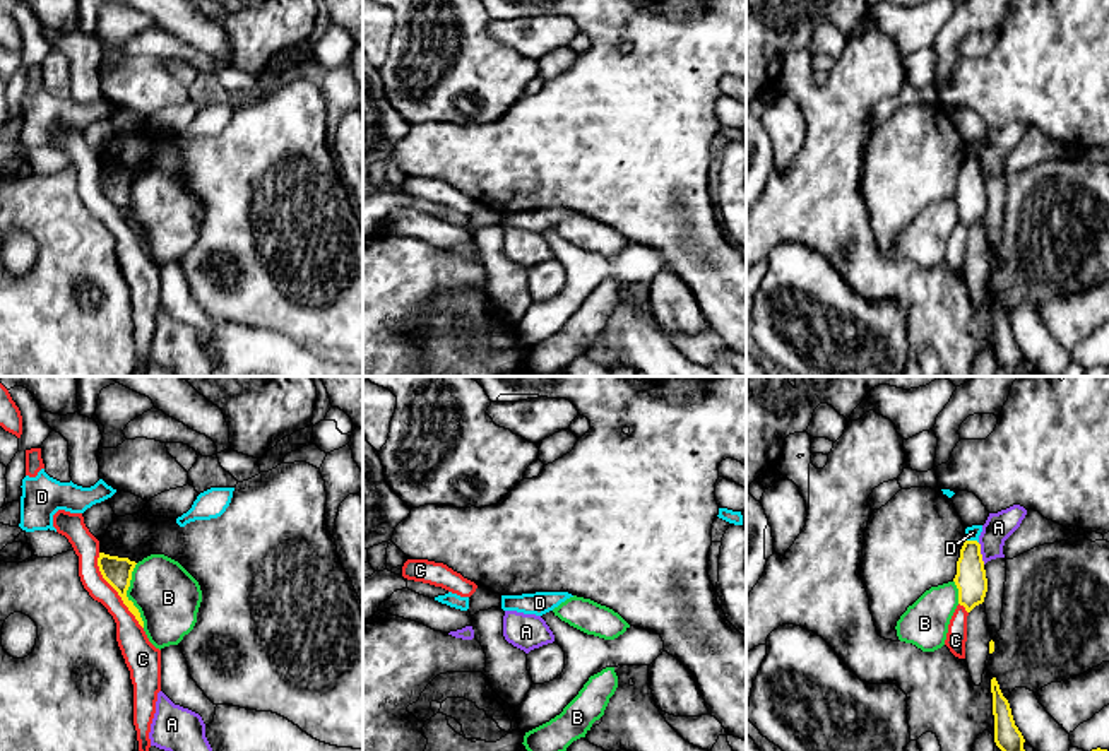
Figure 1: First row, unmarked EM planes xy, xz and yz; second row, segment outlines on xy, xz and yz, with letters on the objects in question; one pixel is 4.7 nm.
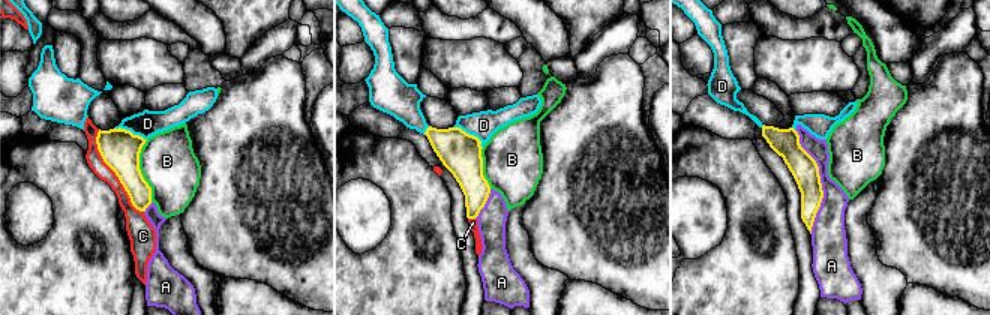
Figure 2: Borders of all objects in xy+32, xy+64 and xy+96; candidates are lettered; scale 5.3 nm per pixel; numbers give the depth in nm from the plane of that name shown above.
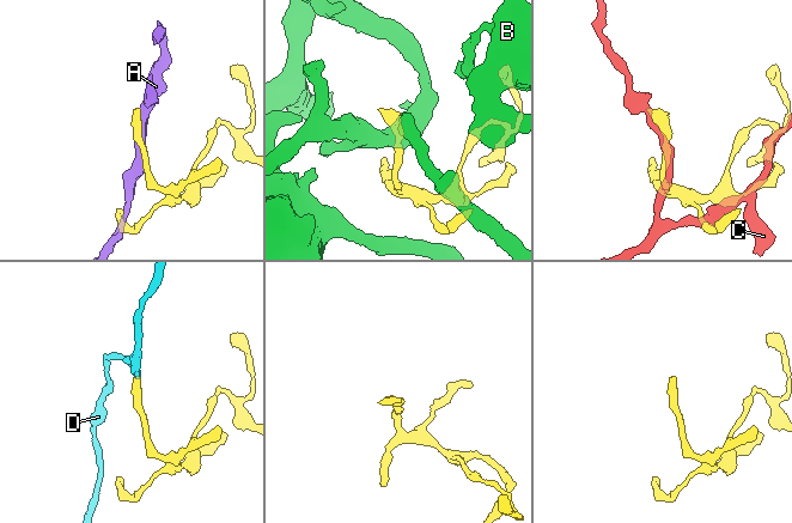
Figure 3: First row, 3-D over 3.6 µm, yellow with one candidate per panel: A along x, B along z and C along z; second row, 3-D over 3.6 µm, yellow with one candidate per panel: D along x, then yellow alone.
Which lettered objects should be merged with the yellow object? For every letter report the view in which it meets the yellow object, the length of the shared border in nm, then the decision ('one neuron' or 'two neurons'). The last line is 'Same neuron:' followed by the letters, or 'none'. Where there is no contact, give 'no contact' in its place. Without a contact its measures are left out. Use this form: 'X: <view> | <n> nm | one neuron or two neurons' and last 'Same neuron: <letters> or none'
A: yz | 110 nm | two neurons
B: xy | 300 nm | two neurons
C: xy | 420 nm | two neurons
D: yz | 70 nm | one neuron
Same neuron: D

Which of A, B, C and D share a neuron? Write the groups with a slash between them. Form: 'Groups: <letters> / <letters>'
Groups: A / B / C / D

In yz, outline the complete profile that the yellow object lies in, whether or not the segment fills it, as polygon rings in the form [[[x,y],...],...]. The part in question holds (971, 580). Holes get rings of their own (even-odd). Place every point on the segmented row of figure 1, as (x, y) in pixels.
[[[982,525],[965,529],[965,542],[957,561],[957,575],[953,578],[958,588],[958,604],[970,612],[976,606],[984,602],[987,592],[987,578],[981,554],[979,535]]]

